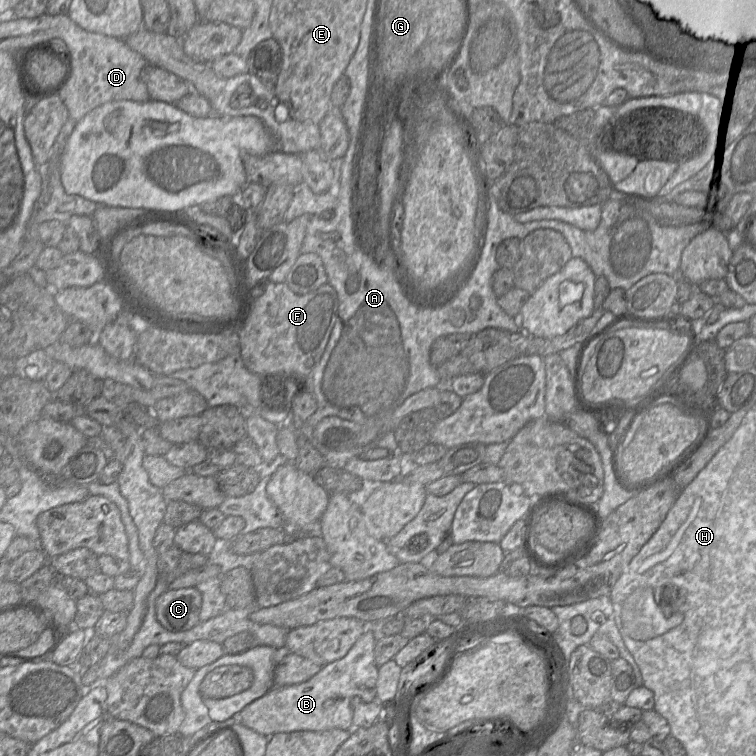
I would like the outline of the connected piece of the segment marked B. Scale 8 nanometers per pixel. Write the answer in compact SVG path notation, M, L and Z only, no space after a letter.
M365 630L343 658L324 665L305 682L272 688L240 711L239 722L267 737L281 732L325 731L336 728L352 730L351 699L359 697L365 703L377 700L378 667L374 658L376 641L375 633Z

